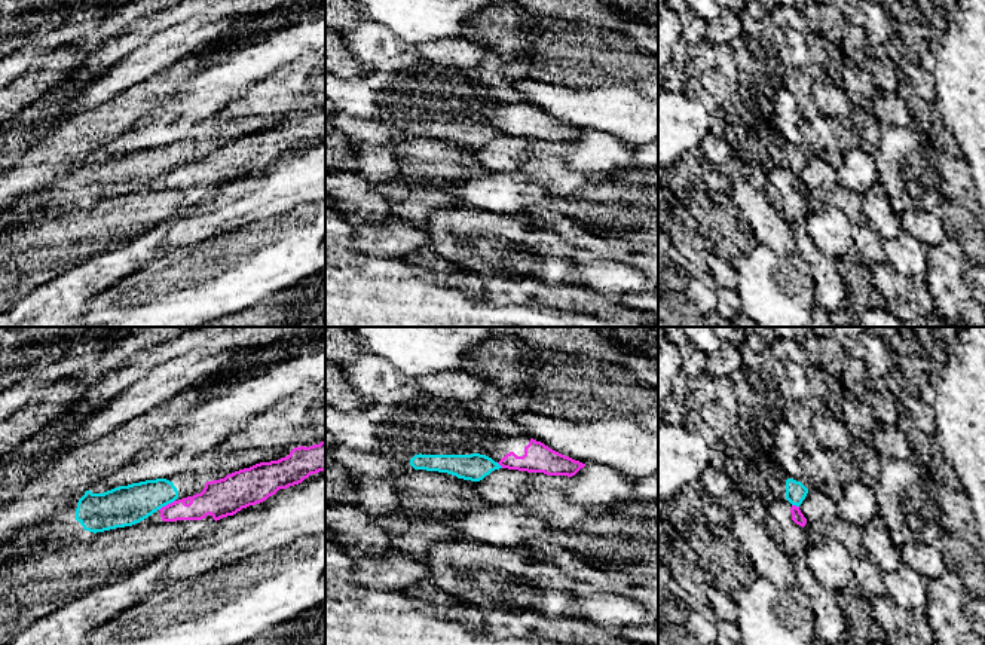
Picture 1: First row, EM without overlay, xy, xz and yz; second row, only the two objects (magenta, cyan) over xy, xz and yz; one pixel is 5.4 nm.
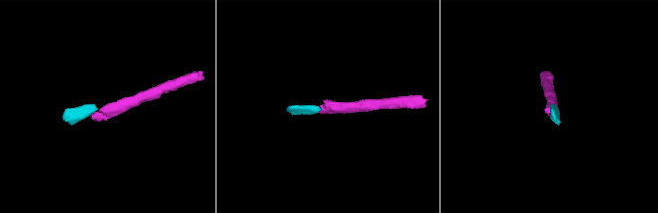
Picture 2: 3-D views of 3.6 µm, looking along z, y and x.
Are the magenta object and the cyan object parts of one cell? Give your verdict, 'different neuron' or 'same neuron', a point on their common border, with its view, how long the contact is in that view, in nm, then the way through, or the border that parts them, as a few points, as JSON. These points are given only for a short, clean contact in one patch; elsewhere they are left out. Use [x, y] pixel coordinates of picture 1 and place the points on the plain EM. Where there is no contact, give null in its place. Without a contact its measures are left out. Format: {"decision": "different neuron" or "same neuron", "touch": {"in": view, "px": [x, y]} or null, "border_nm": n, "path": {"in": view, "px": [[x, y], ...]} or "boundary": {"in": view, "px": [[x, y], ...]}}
{"decision": "different neuron", "touch": {"in": "xy", "px": [168, 171]}, "border_nm": 110, "boundary": {"in": "xy", "px": [[174, 167], [159, 177]]}}

